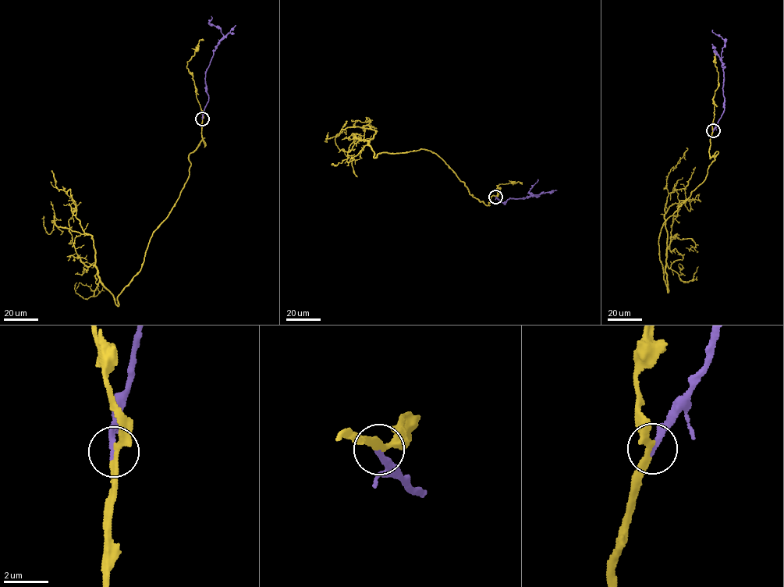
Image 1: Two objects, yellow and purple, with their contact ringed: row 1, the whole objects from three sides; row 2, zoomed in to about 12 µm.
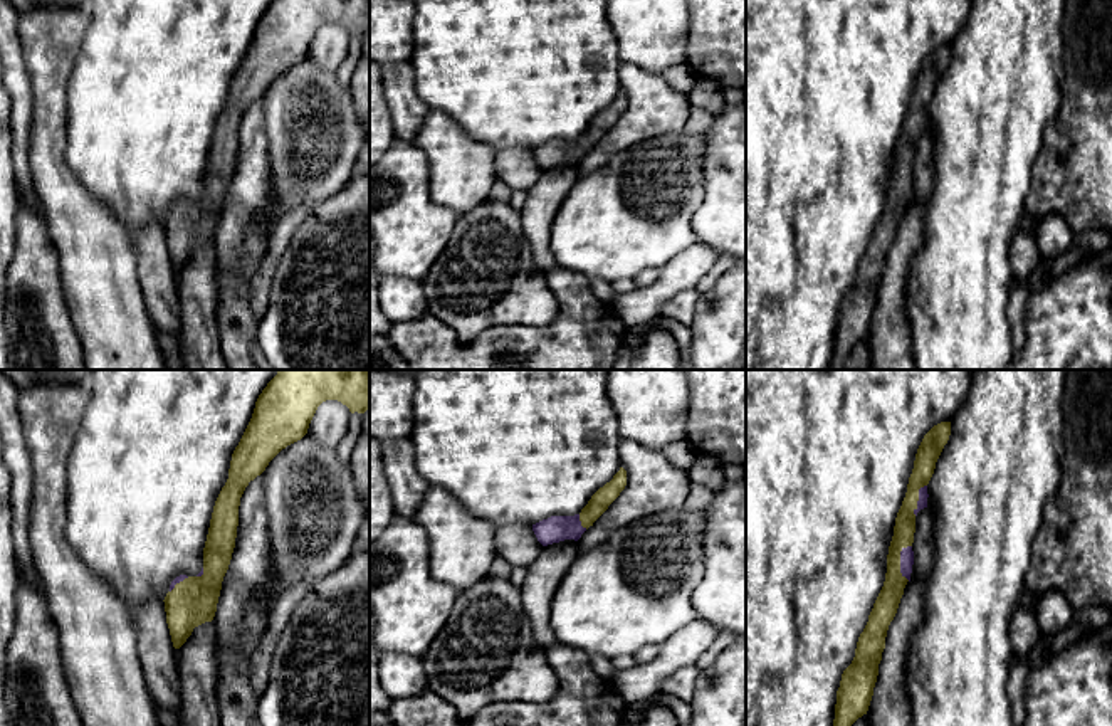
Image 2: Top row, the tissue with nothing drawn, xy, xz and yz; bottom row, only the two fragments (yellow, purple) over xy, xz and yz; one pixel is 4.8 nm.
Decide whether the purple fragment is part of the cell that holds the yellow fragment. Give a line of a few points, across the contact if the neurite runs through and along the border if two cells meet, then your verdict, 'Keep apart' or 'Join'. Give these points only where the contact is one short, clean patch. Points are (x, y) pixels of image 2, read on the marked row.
Join

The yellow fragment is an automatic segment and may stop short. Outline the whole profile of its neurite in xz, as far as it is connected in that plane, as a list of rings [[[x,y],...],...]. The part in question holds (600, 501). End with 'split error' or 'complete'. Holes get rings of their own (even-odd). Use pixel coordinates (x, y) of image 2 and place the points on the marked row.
[[[620,471],[610,482],[600,487],[588,504],[574,516],[551,516],[532,524],[532,531],[543,546],[564,539],[578,541],[581,534],[608,509],[627,486],[627,471]]]; split error

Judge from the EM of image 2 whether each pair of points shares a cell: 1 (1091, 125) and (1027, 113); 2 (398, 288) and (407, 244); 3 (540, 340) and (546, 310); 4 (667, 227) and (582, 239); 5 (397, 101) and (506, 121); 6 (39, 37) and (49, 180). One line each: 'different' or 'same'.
1: different
2: different
3: different
4: same
5: different
6: same

